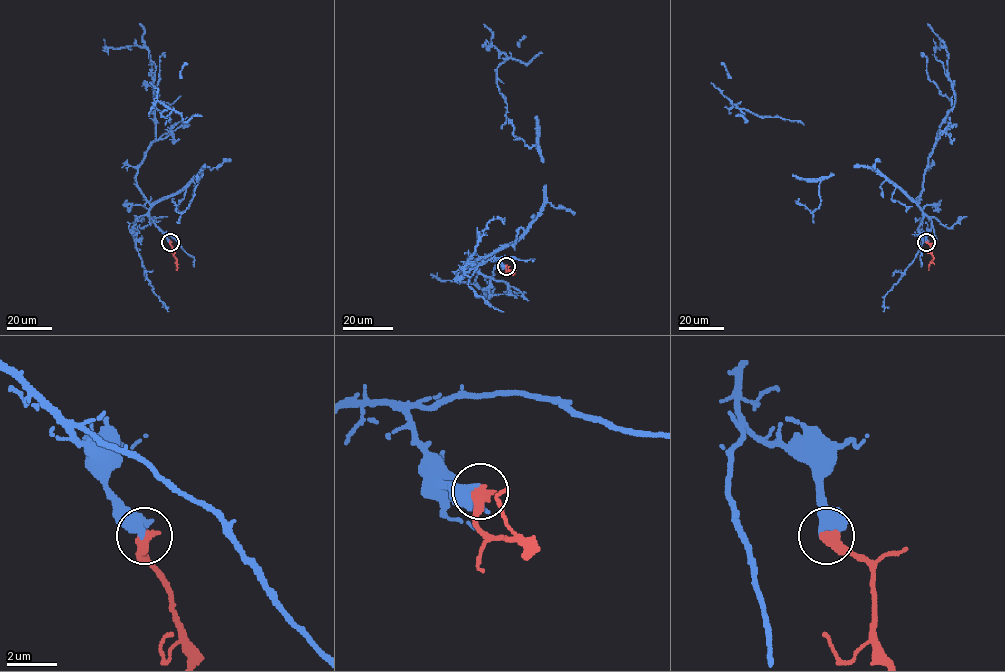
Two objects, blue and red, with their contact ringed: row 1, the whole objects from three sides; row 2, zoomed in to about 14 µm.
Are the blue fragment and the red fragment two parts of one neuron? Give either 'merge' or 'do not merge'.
merge

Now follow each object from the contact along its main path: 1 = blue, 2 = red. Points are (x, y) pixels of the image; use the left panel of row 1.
1: (170, 242), (149, 209), (204, 167), (198, 179), (170, 118), (161, 116), (170, 109), (156, 95), (185, 65)
2: (170, 242), (176, 270)

